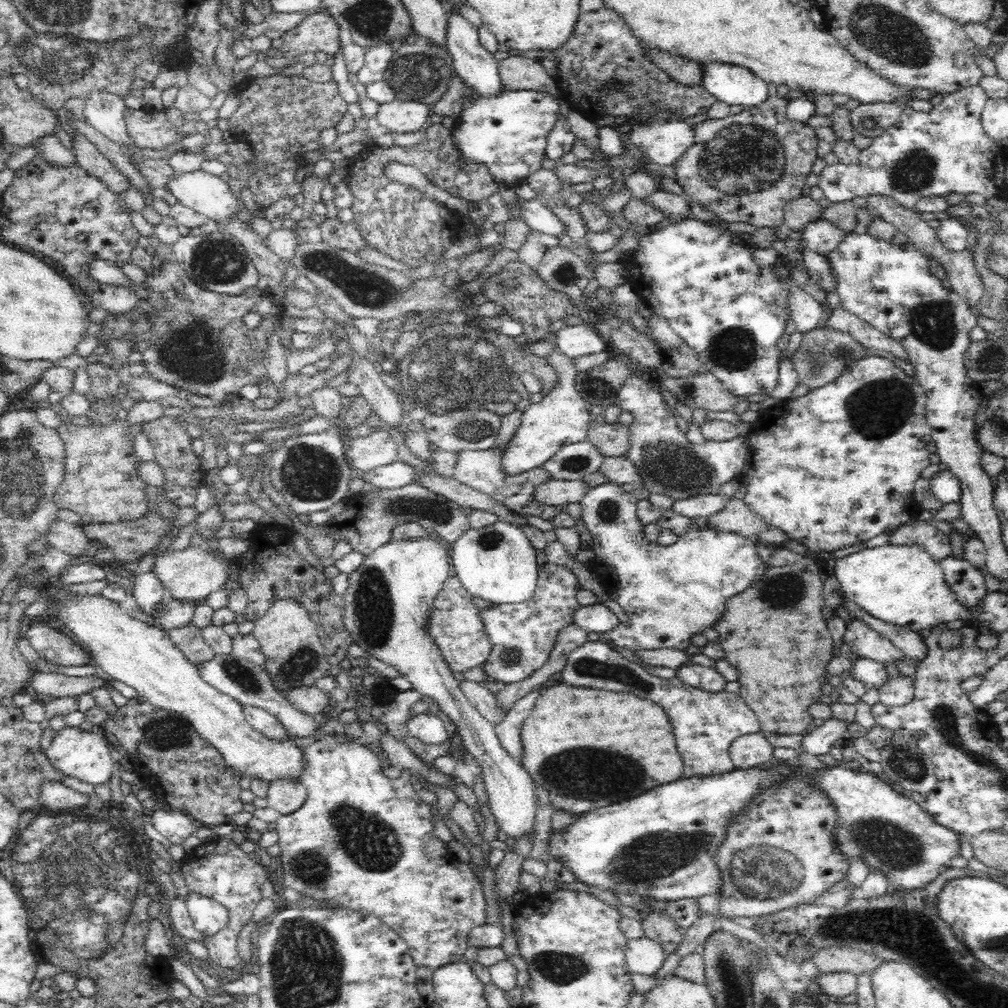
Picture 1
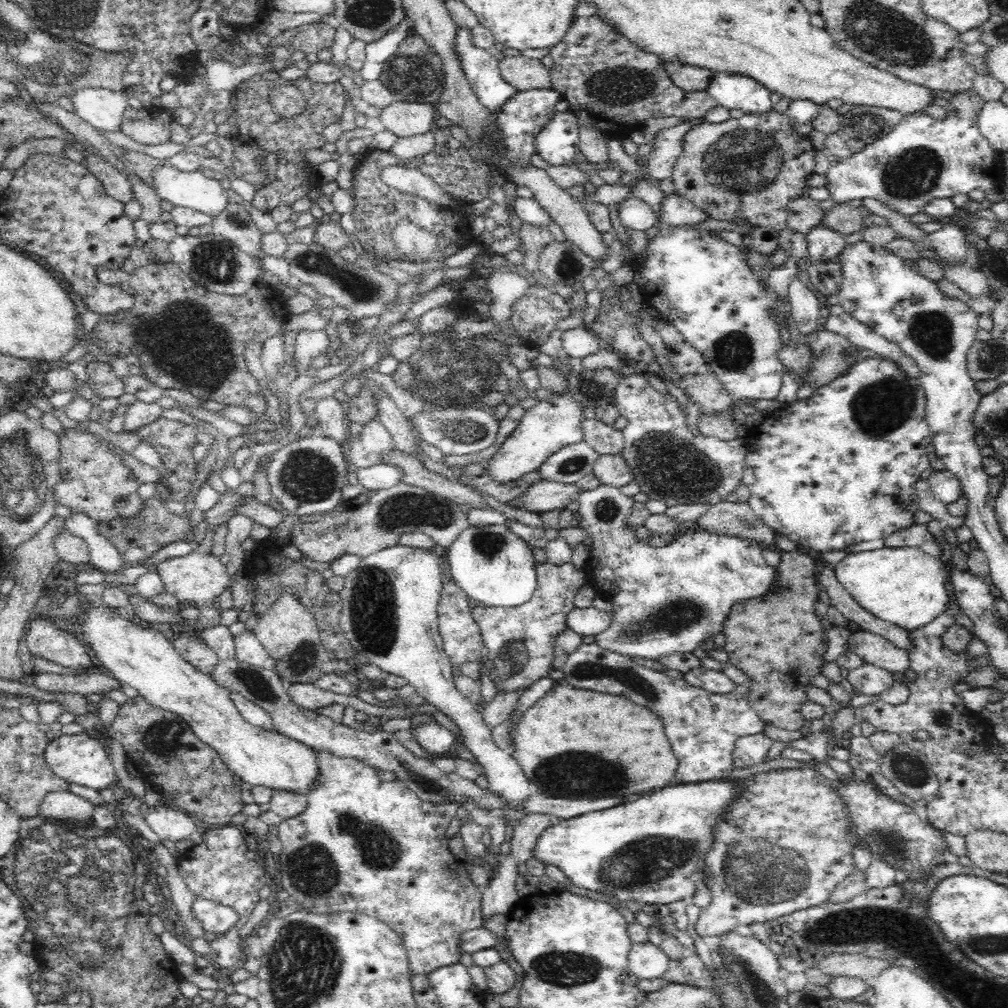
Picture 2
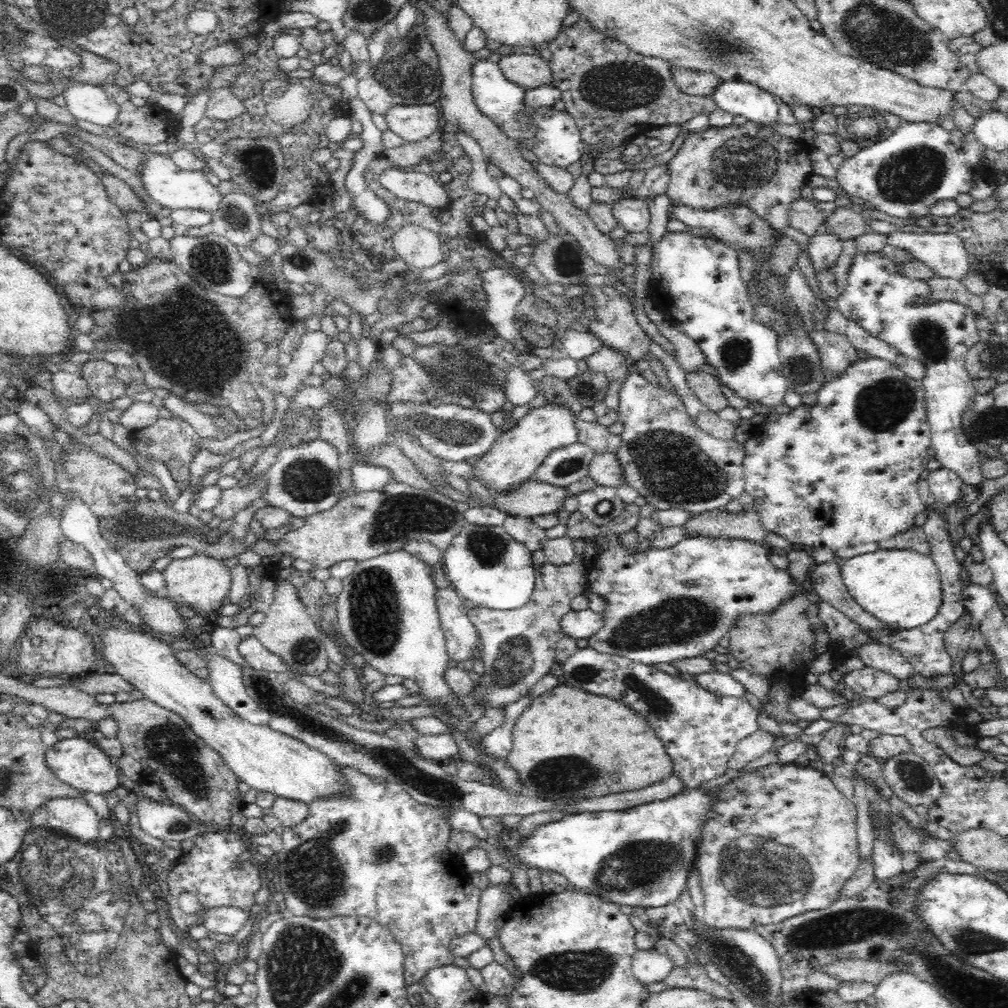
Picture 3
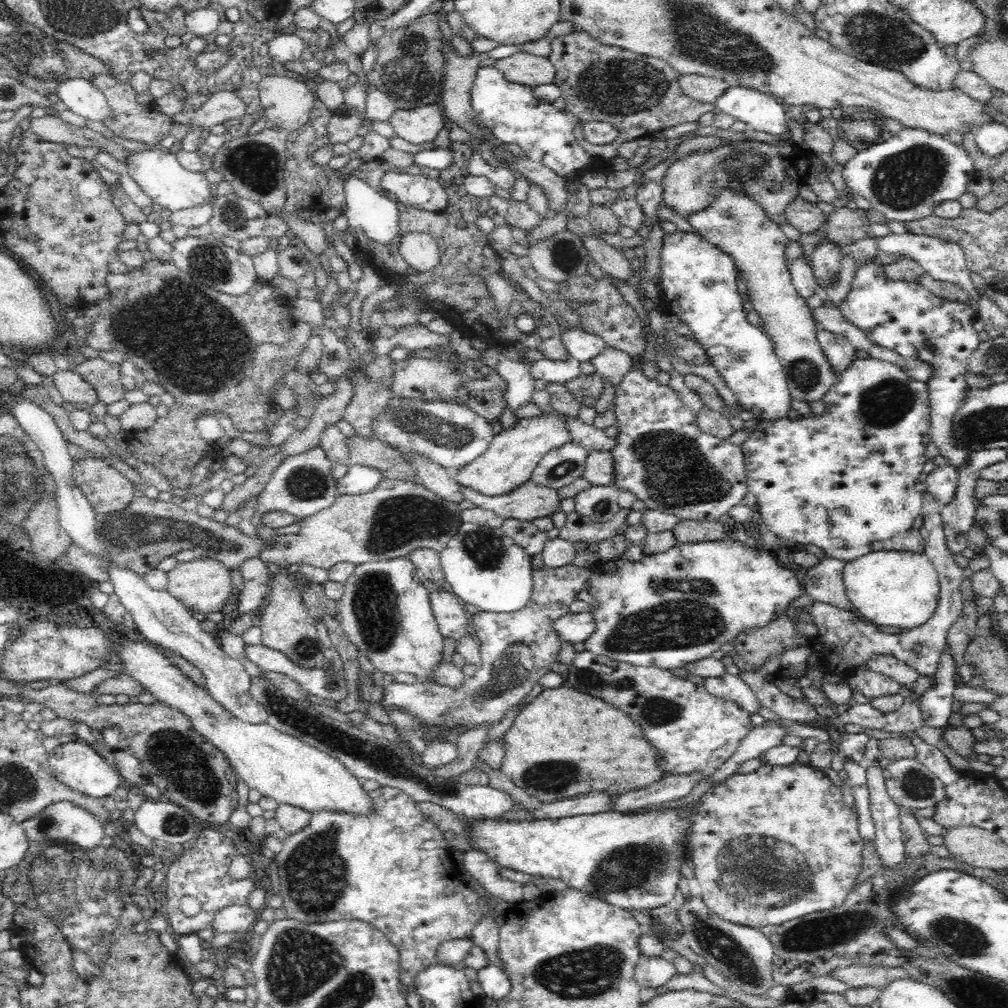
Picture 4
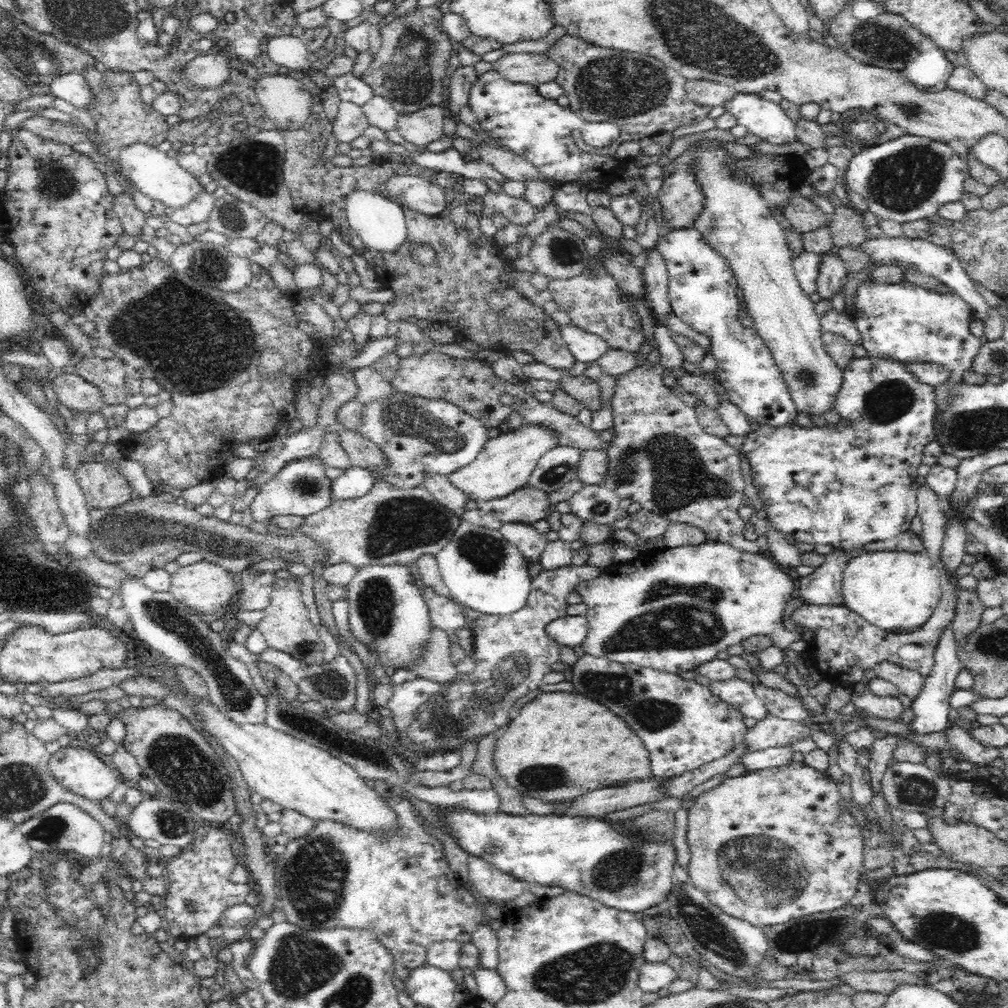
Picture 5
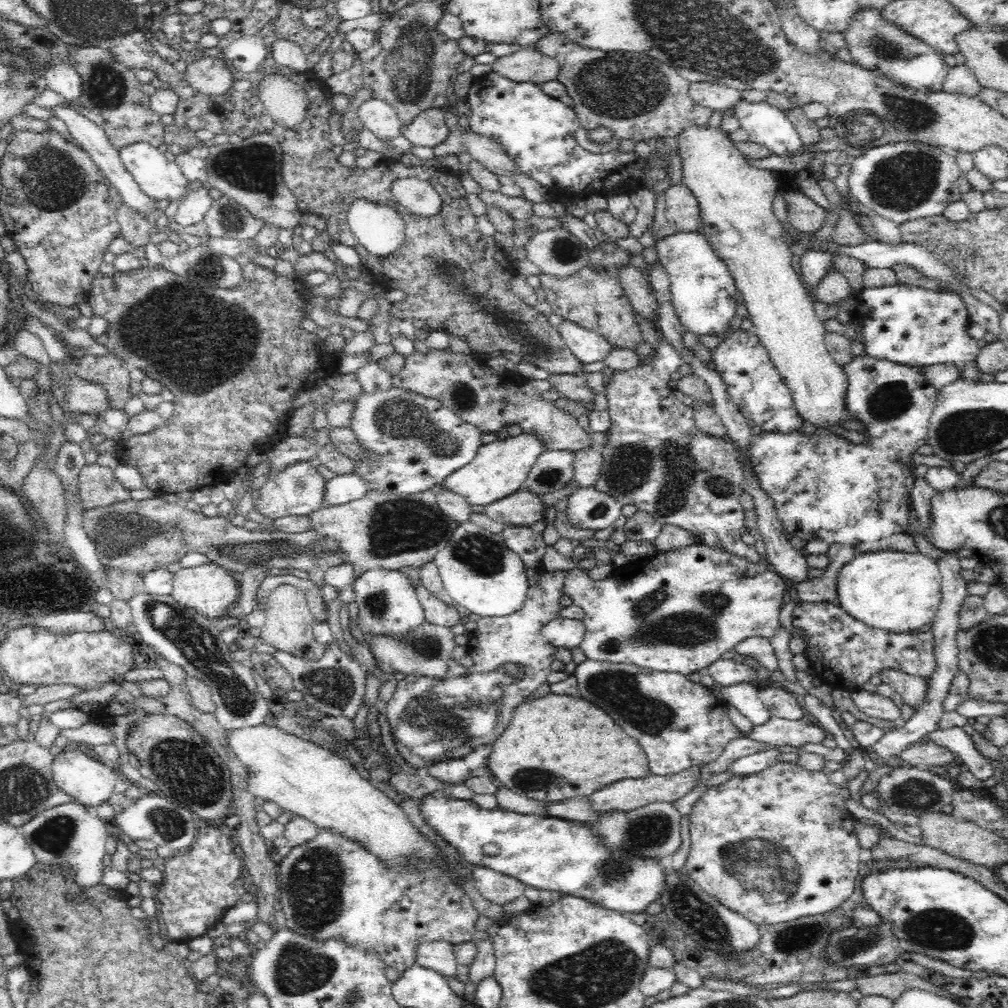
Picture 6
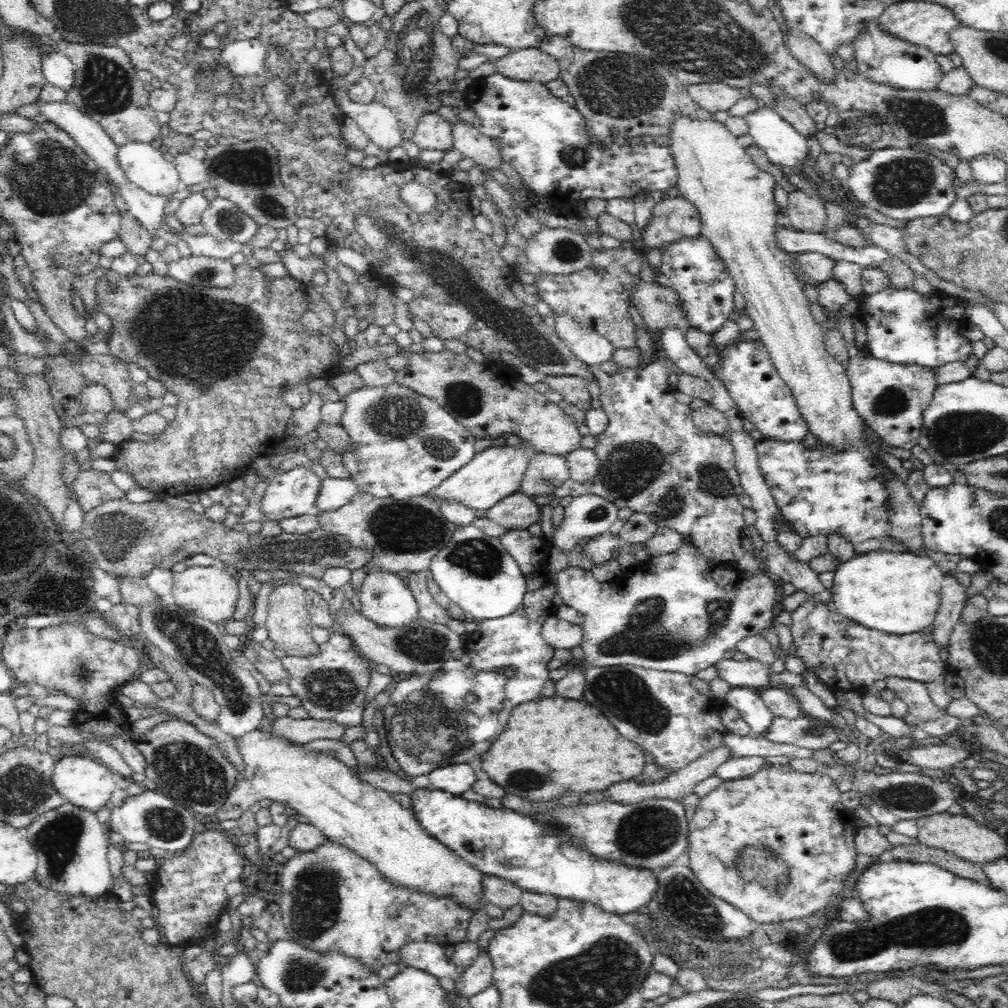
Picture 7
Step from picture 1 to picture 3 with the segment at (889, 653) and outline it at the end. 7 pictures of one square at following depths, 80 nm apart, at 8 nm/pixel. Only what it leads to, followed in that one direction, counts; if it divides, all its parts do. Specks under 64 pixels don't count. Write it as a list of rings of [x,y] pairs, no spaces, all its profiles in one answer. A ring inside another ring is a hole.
[[[868,642],[858,647],[858,651],[860,651],[858,657],[865,666],[886,672],[898,679],[910,680],[911,678],[912,682],[912,677],[915,675],[914,668],[894,647],[885,646],[880,642]]]

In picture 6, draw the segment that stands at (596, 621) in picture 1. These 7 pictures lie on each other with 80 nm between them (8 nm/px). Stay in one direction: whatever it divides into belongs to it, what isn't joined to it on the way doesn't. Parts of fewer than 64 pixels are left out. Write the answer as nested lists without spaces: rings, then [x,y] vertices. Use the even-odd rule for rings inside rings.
[[[558,616],[547,622],[541,630],[554,647],[574,648],[582,643],[586,630],[583,620],[569,619]]]

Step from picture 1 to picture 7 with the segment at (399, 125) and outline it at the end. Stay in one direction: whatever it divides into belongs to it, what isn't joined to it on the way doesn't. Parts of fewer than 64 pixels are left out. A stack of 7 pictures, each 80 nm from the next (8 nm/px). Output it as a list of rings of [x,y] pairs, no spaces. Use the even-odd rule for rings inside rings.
[[[429,112],[419,118],[411,141],[424,150],[443,150],[446,152],[453,143],[452,122],[436,112]]]

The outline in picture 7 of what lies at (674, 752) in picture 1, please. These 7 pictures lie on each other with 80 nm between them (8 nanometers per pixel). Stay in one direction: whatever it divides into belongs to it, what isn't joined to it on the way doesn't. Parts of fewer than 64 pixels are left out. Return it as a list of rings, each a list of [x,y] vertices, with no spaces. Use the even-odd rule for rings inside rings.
[[[554,695],[516,706],[506,729],[483,754],[481,768],[507,794],[548,802],[568,792],[600,793],[612,784],[636,778],[644,766],[643,750],[620,736],[598,708],[582,700]]]

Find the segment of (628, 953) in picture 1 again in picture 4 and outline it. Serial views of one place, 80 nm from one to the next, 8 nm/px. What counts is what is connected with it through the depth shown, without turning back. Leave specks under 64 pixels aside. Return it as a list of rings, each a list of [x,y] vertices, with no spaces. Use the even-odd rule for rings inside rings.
[[[642,953],[635,964],[635,979],[642,988],[658,988],[674,976],[676,967],[663,956],[646,956]]]

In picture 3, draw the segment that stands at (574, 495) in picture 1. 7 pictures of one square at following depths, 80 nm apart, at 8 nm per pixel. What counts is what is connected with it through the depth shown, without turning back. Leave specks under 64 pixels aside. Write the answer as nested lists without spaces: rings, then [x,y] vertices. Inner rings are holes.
[[[530,478],[515,490],[494,494],[496,509],[506,516],[532,519],[540,514],[552,514],[563,509],[564,500],[570,496],[566,487],[542,483]]]

